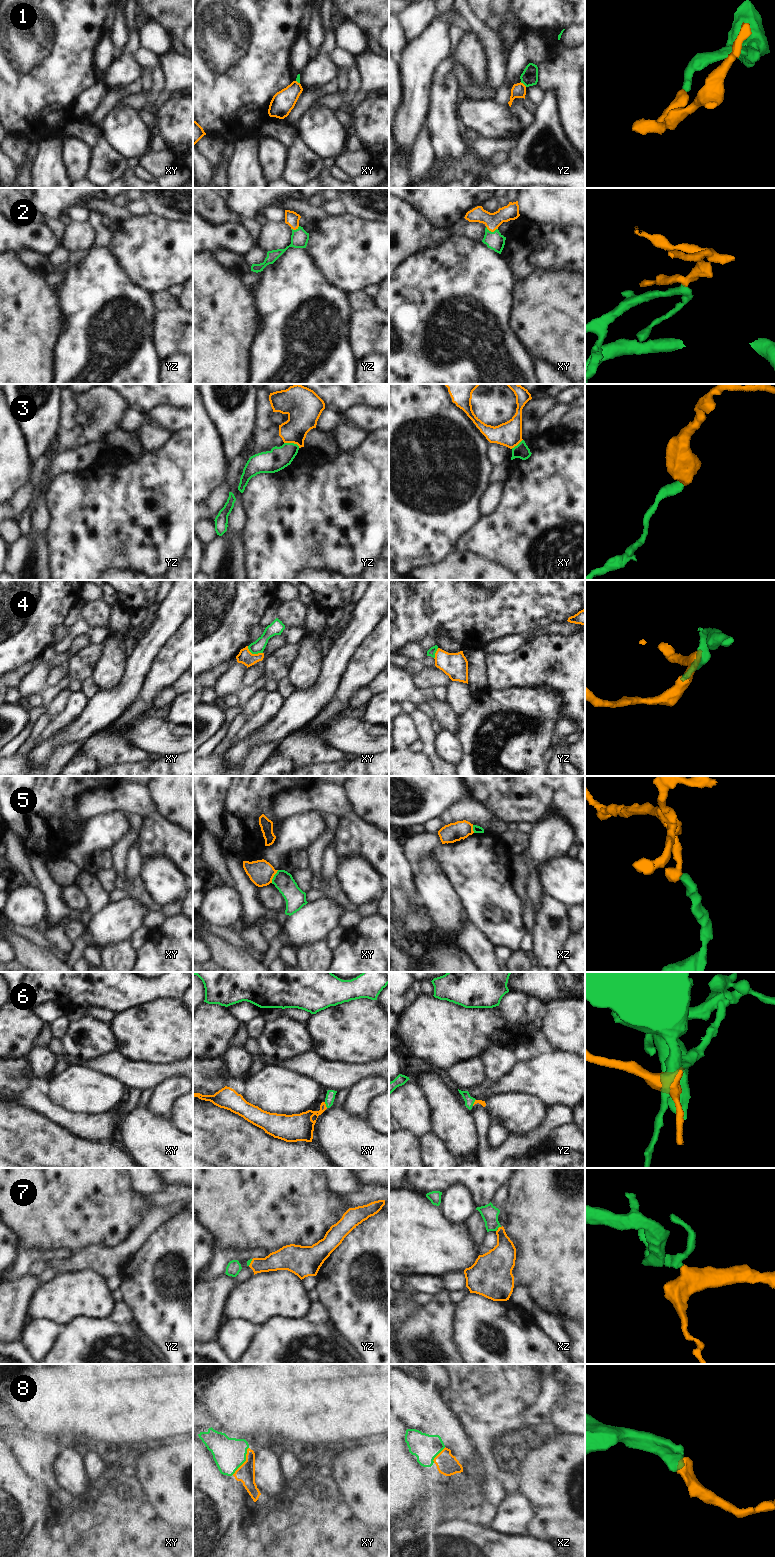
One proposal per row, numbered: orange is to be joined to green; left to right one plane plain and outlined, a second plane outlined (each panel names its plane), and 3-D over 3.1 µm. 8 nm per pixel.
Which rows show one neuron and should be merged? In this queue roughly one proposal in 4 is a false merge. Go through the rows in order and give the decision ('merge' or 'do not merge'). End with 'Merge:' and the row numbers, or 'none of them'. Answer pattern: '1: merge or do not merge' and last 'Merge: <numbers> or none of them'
1: do not merge
2: merge
3: do not merge
4: do not merge
5: do not merge
6: merge
7: merge
8: merge
Merge: 2, 6, 7, 8

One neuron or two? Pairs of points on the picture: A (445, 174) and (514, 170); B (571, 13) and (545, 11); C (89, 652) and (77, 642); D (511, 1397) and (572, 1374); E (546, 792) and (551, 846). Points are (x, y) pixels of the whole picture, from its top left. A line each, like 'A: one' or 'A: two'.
A: two
B: one
C: two
D: two
E: two

